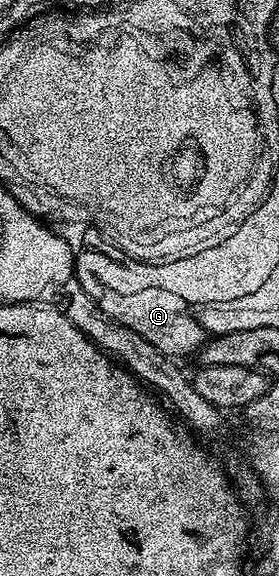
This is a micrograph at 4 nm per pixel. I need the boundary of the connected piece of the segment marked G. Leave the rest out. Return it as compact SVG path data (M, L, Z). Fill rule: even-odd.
M144 288L140 292L127 294L102 290L96 301L104 313L110 314L112 320L136 332L172 359L183 360L189 354L190 357L197 355L202 345L208 341L205 328L189 314L191 311L188 304L180 296L176 296L176 292L168 292L164 288Z

